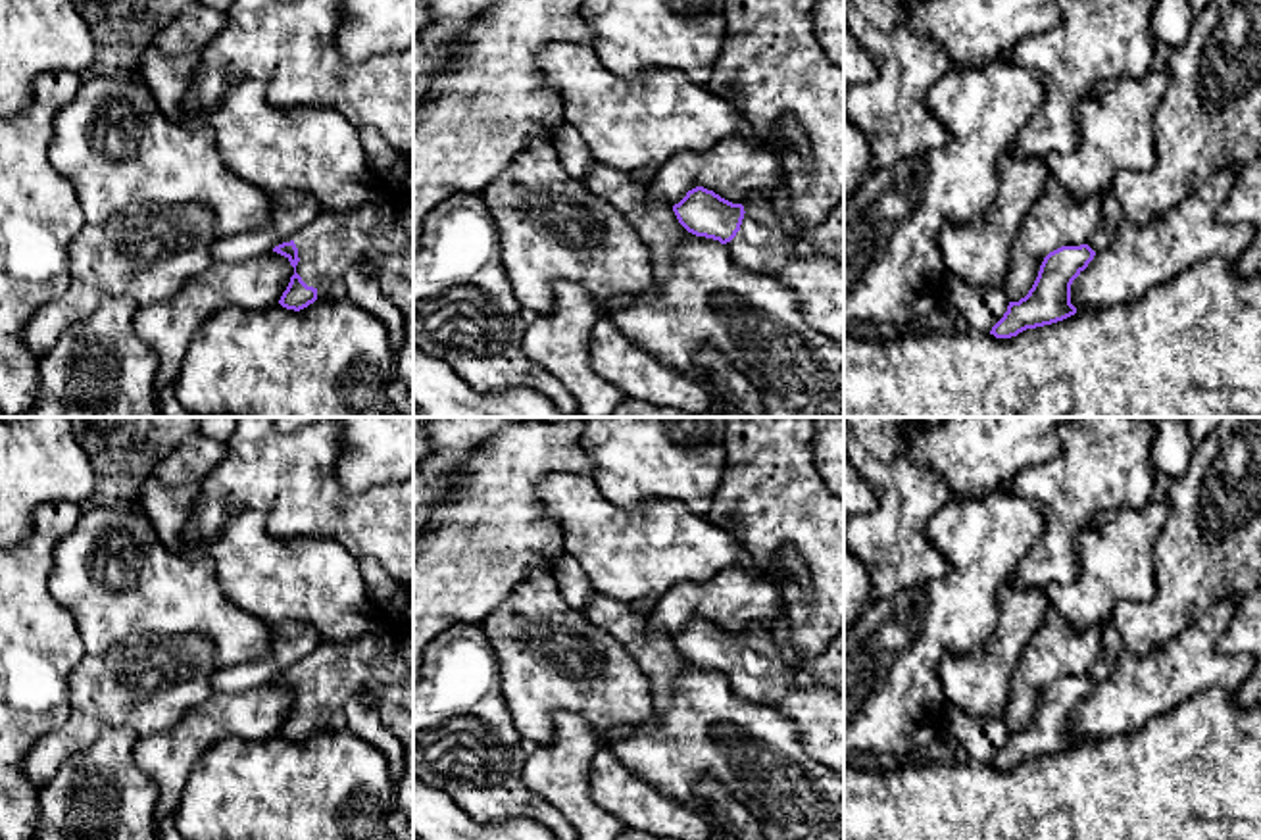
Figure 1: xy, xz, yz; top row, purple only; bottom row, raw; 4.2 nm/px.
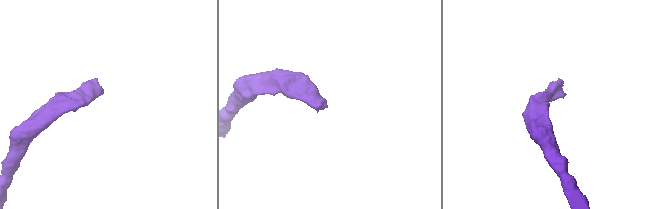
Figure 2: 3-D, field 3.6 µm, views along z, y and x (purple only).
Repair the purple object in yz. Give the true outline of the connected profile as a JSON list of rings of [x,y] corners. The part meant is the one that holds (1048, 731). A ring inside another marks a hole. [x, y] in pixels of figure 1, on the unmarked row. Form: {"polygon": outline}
{"polygon": [[[1088,675],[1061,677],[1050,682],[1025,729],[1009,732],[1003,748],[992,757],[996,769],[1011,769],[1026,759],[1063,752],[1076,744],[1071,715],[1088,698],[1096,682]]]}

